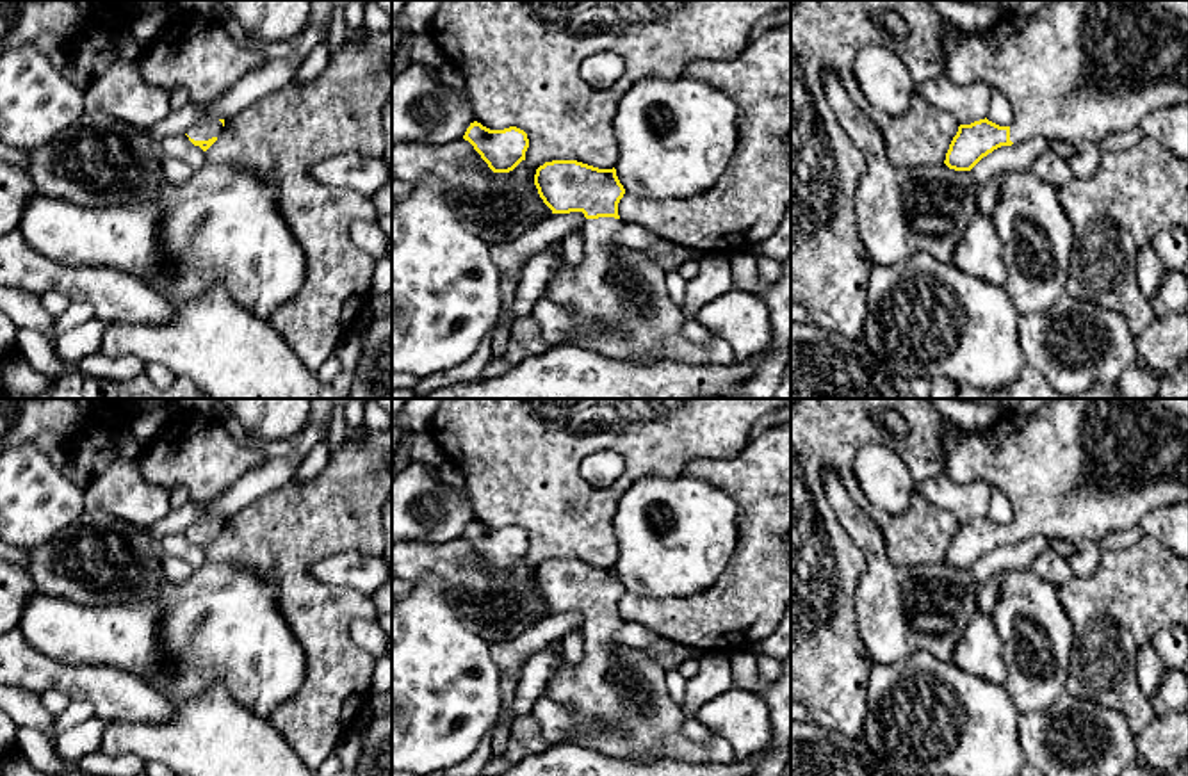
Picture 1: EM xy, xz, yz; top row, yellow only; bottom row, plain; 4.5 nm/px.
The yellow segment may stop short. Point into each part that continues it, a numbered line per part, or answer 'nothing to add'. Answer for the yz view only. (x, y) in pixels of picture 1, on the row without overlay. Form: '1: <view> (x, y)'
1: yz (1076, 468)

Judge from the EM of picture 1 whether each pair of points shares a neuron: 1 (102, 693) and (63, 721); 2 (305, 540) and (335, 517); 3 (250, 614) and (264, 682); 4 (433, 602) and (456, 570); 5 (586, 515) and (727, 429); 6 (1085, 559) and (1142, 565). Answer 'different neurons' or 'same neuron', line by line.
1: different neurons
2: same neuron
3: same neuron
4: different neurons
5: same neuron
6: different neurons

